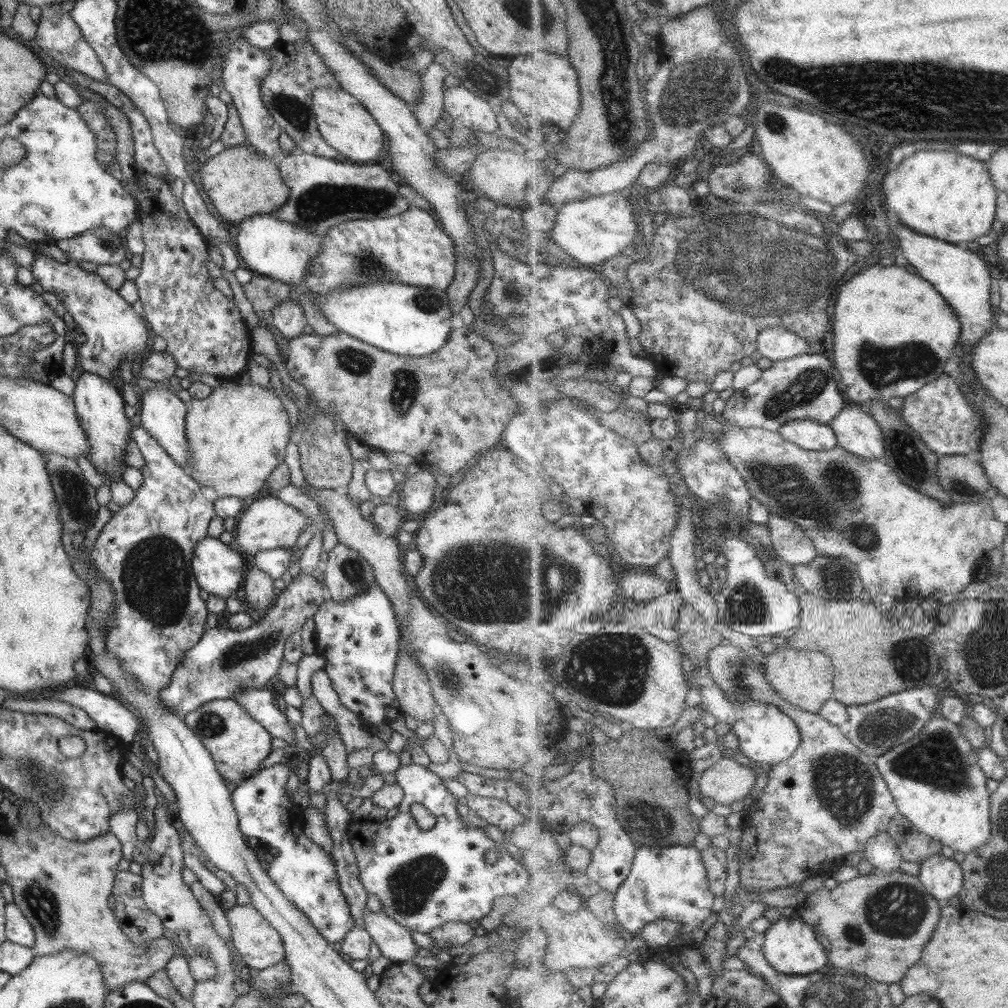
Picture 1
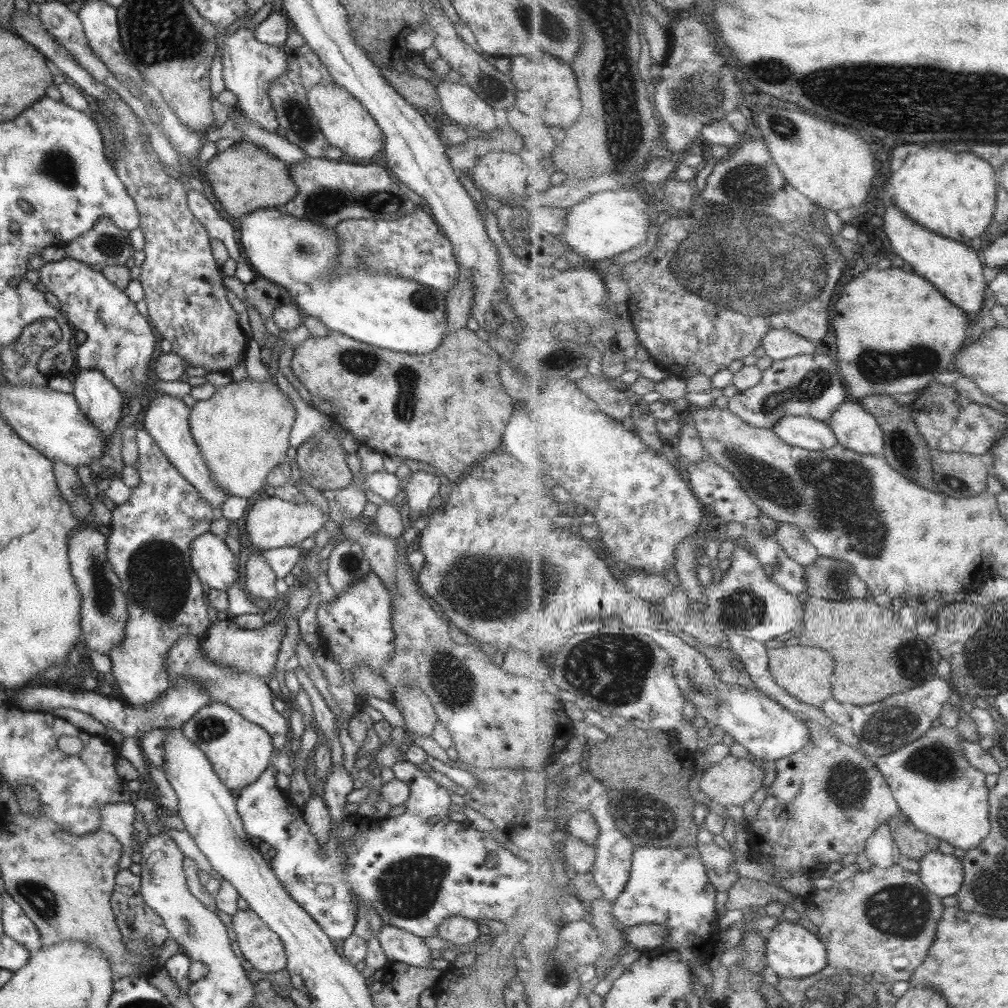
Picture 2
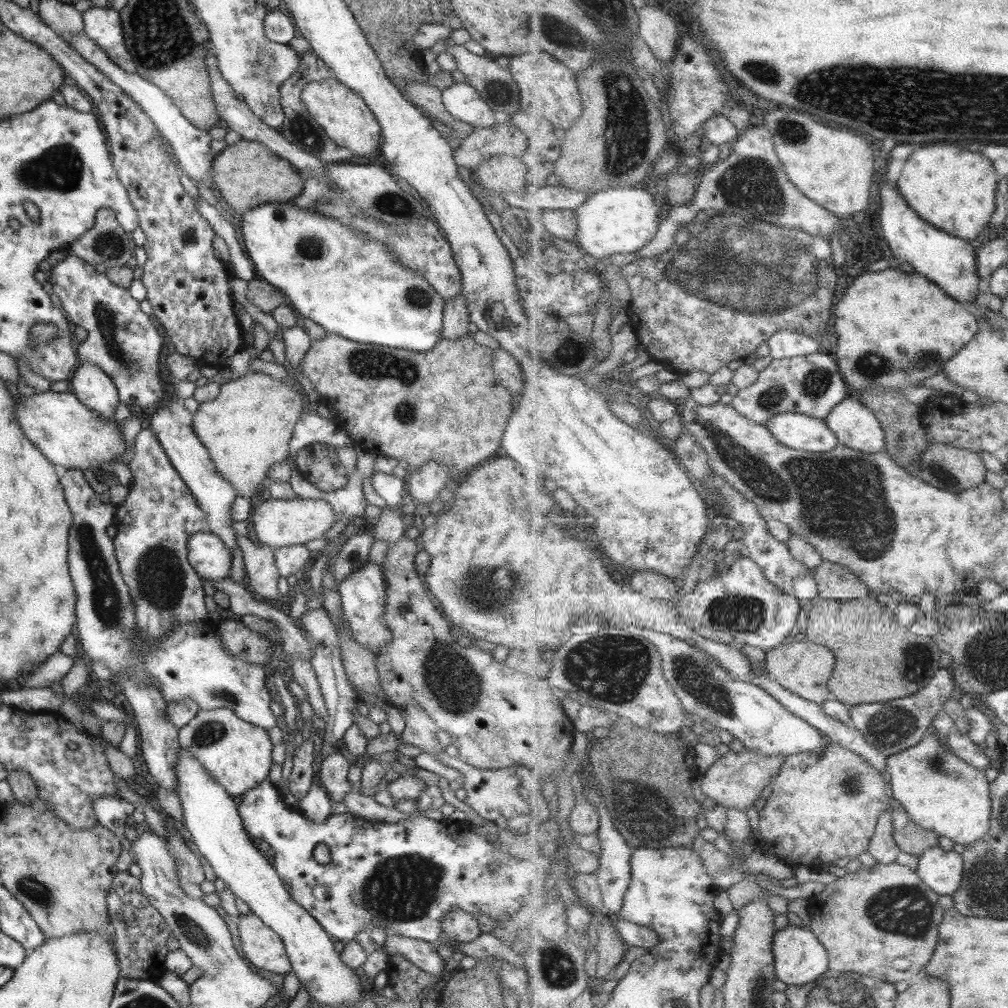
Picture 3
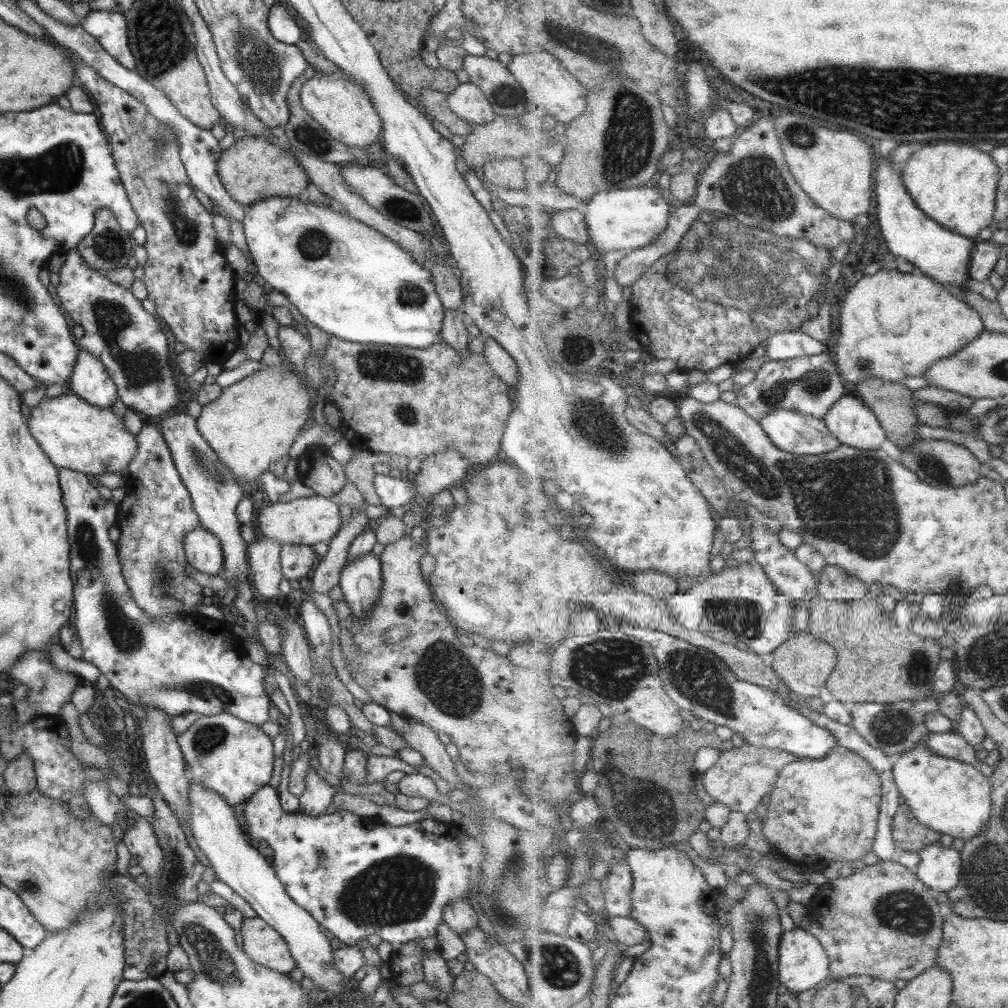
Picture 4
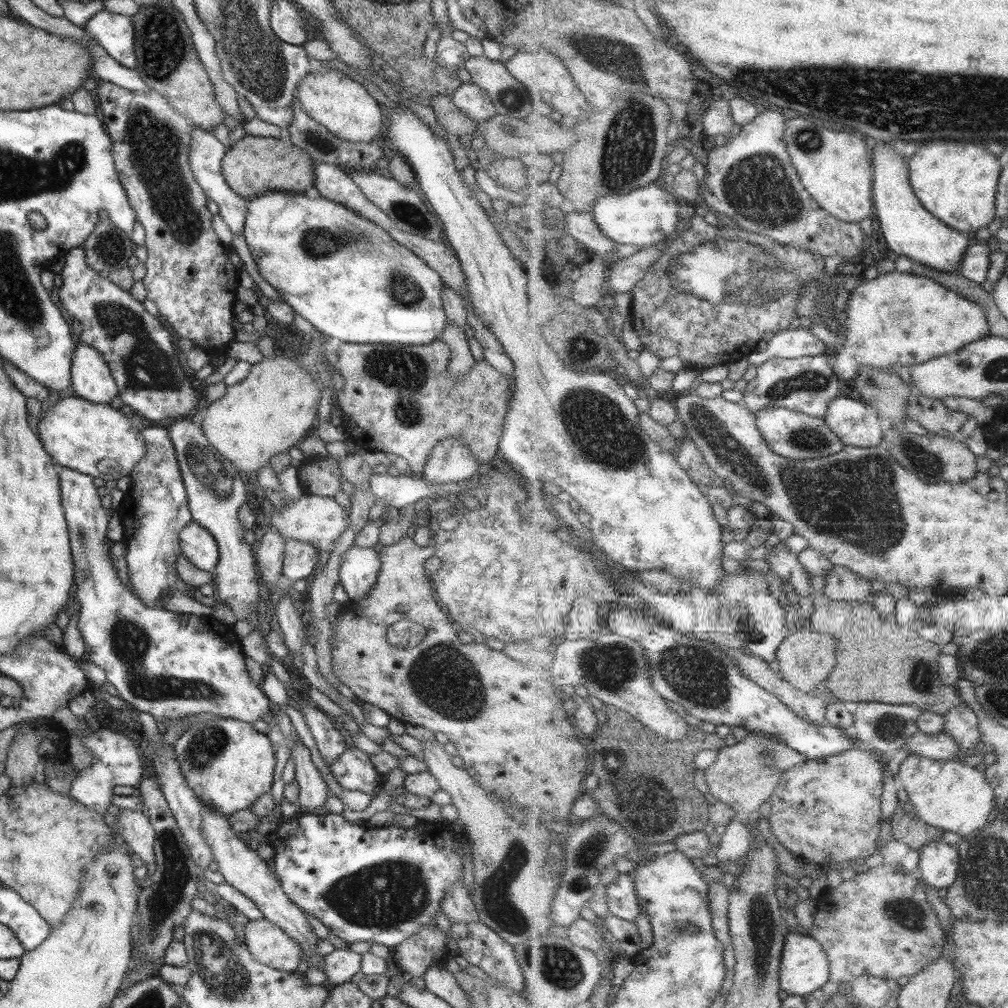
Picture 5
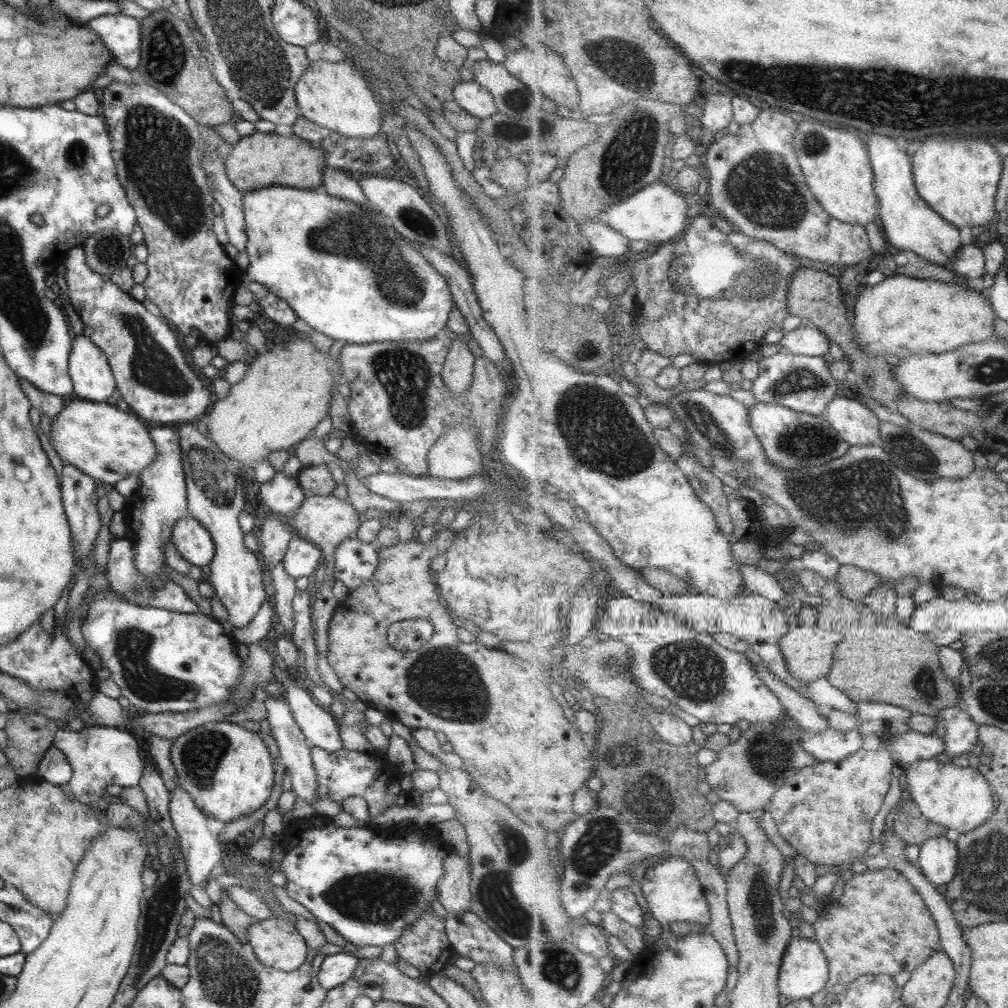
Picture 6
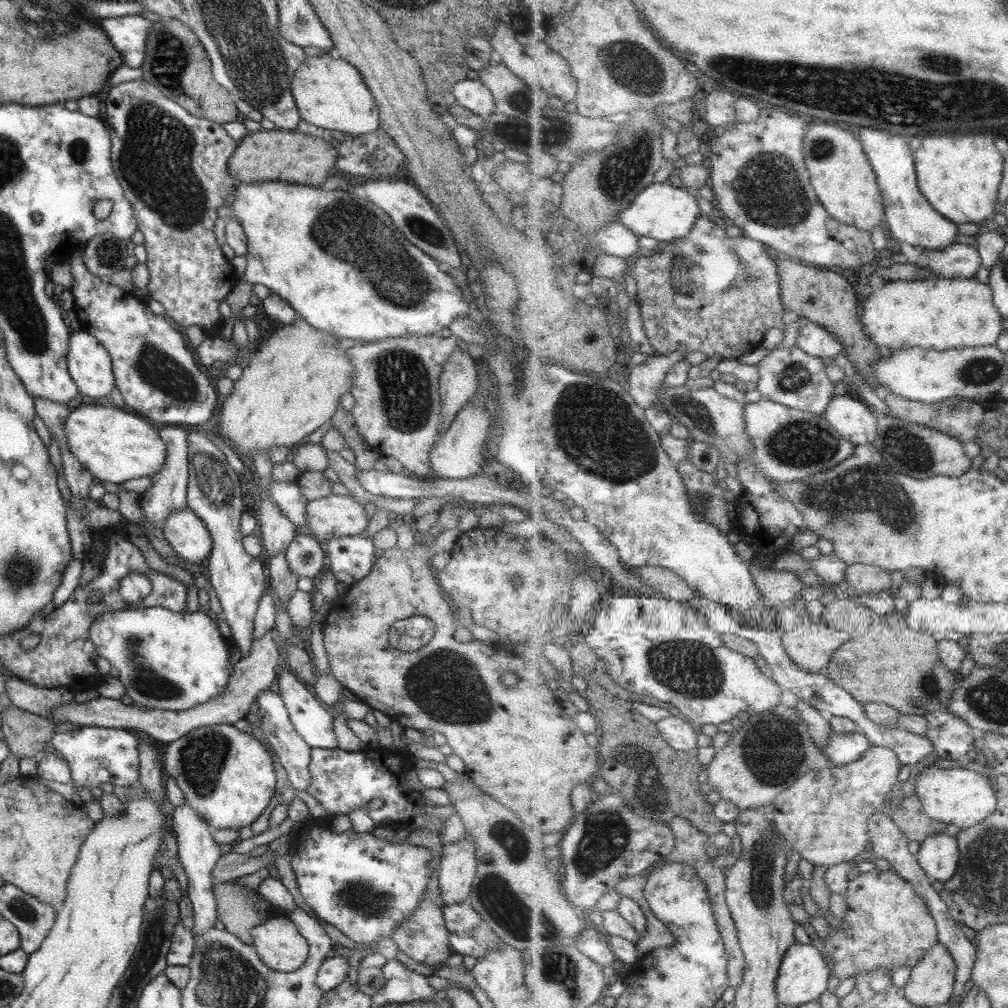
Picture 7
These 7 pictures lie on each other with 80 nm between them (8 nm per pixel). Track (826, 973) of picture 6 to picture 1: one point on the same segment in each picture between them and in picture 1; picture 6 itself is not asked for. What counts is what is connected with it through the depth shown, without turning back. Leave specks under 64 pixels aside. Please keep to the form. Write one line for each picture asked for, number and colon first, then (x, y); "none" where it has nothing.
1: (790, 945)
2: (793, 951)
3: (801, 958)
4: (804, 963)
5: (805, 968)

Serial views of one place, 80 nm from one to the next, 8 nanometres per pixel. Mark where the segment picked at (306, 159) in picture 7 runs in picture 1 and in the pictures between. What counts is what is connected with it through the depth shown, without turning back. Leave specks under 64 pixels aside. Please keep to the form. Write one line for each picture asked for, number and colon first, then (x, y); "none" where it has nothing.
1: (240, 182)
2: (244, 177)
3: (246, 174)
4: (251, 169)
5: (253, 165)
6: (260, 159)

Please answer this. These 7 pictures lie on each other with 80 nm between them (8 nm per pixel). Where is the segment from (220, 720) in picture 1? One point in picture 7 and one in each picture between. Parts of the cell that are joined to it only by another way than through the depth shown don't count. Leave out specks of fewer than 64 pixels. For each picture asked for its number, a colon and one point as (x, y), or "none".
2: (238, 751)
3: (237, 755)
4: (232, 758)
5: (227, 764)
6: (226, 770)
7: (226, 777)

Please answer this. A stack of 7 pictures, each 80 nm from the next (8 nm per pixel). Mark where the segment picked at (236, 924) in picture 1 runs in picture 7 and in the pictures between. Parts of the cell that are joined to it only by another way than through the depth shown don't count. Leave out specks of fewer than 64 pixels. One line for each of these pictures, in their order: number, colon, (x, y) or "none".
2: (260, 946)
3: (260, 945)
4: (261, 943)
5: (268, 944)
6: (276, 943)
7: (278, 945)

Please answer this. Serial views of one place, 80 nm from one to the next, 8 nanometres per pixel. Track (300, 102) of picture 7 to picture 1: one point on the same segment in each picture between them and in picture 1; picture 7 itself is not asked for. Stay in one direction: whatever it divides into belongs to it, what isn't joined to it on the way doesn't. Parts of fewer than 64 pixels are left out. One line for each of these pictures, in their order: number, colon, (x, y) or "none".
1: (343, 123)
2: (346, 125)
3: (342, 115)
4: (341, 107)
5: (341, 105)
6: (333, 95)

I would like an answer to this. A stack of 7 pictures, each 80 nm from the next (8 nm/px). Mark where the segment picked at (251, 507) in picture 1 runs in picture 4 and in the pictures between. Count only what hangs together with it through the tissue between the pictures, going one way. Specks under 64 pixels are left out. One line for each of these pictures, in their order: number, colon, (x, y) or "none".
2: (269, 523)
3: (276, 523)
4: (304, 520)

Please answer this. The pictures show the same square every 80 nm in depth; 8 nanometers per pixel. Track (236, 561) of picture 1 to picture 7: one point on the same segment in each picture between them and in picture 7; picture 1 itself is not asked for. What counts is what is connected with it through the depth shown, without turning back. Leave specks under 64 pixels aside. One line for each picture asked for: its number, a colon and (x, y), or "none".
2: (213, 564)
3: (210, 558)
4: (203, 552)
5: (197, 545)
6: (193, 542)
7: (189, 539)

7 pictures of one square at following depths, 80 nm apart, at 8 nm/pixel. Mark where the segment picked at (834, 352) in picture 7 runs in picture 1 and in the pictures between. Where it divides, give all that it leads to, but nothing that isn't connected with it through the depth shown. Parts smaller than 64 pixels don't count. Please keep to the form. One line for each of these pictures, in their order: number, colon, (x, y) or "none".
1: (776, 343)
2: (780, 343)
3: (784, 343)
4: (786, 345)
5: (792, 343)
6: (808, 340)

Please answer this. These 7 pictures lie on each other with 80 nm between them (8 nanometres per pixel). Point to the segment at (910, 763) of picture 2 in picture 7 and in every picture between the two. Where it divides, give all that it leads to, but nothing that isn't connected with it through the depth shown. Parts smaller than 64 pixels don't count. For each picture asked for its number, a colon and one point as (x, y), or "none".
3: (941, 792)
4: (953, 797)
5: (950, 795)
6: (960, 798)
7: (965, 798)

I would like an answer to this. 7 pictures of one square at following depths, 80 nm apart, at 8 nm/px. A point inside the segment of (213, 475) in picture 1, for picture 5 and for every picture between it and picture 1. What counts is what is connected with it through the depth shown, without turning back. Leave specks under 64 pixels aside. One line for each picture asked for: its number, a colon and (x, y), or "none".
2: (241, 430)
3: (246, 427)
4: (252, 423)
5: (274, 407)

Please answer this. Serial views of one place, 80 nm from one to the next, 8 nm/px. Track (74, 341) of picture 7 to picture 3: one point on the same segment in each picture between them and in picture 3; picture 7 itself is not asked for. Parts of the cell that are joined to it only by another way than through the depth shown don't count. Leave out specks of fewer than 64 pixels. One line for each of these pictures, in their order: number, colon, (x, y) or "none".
3: (93, 389)
4: (89, 381)
5: (90, 379)
6: (90, 375)

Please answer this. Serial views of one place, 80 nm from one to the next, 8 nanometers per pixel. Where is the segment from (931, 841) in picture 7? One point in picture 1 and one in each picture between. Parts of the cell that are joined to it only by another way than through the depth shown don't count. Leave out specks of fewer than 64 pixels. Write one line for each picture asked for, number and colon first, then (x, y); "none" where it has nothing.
1: (944, 879)
2: (943, 873)
3: (943, 871)
4: (940, 868)
5: (940, 865)
6: (939, 857)

